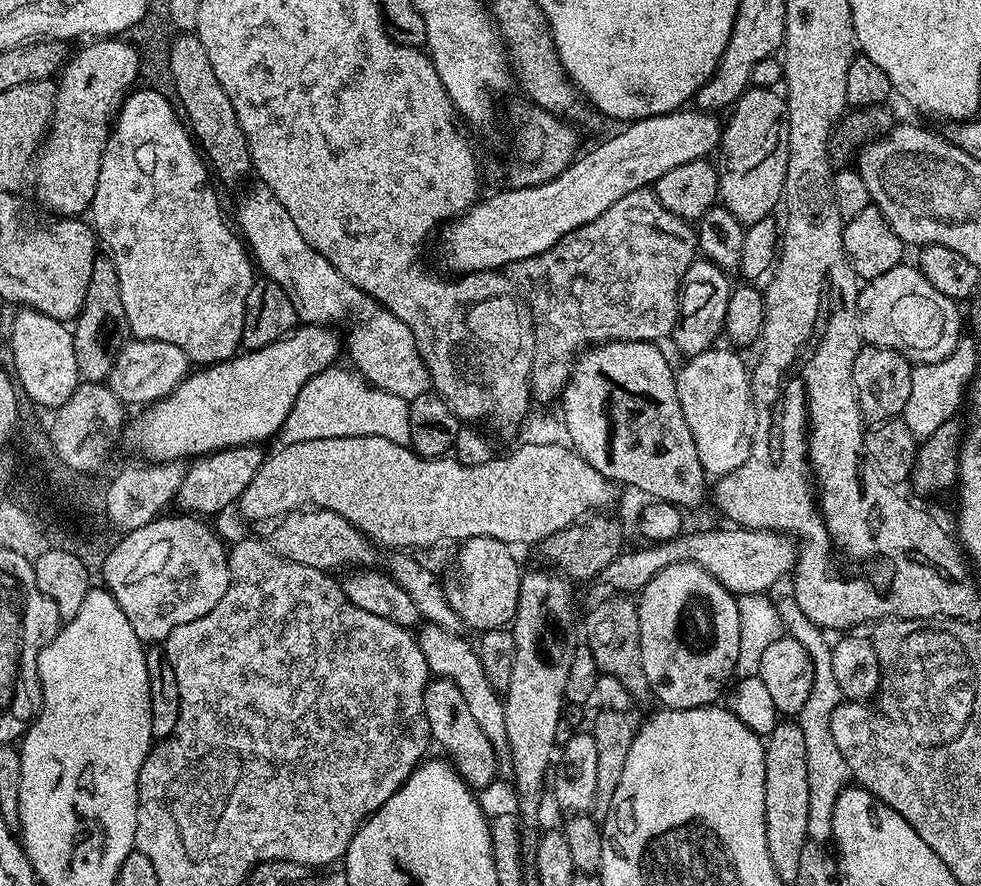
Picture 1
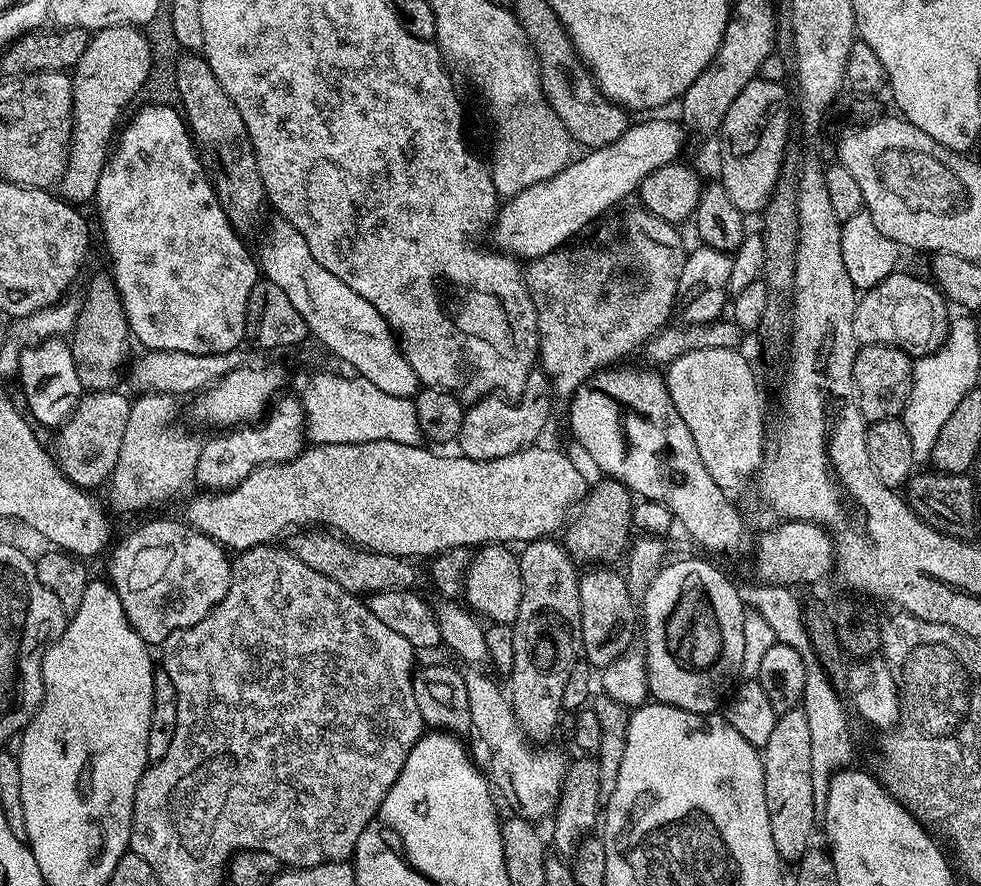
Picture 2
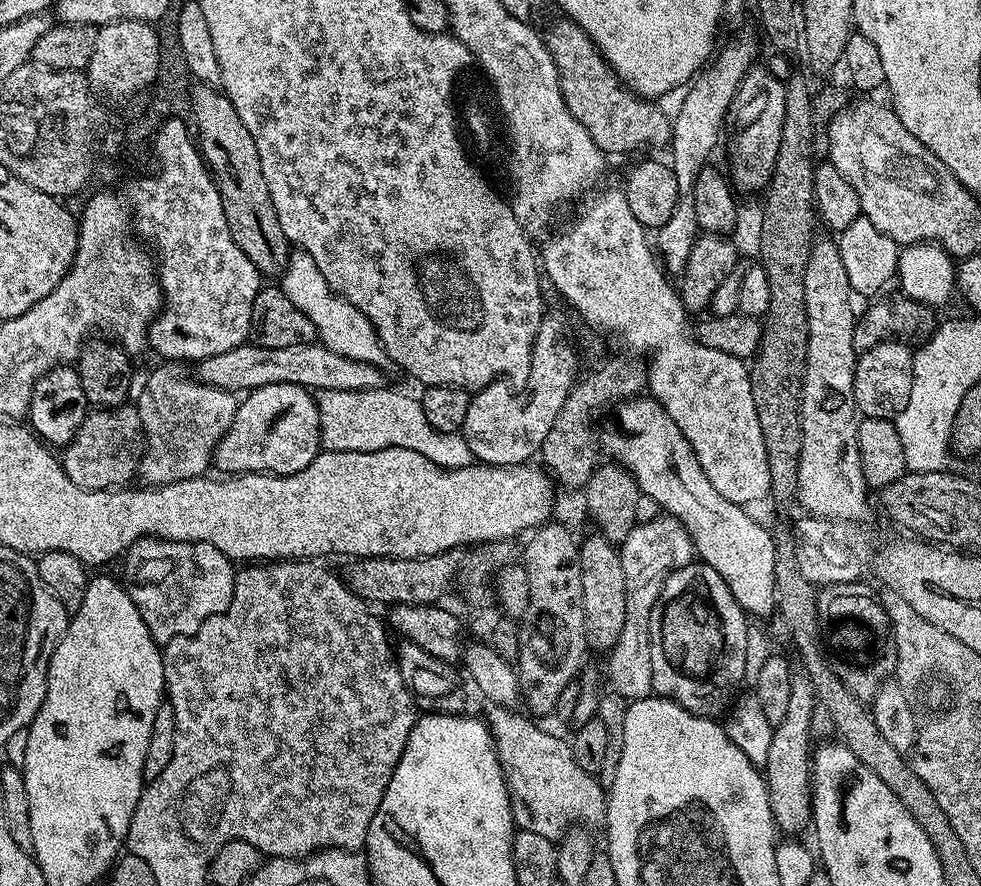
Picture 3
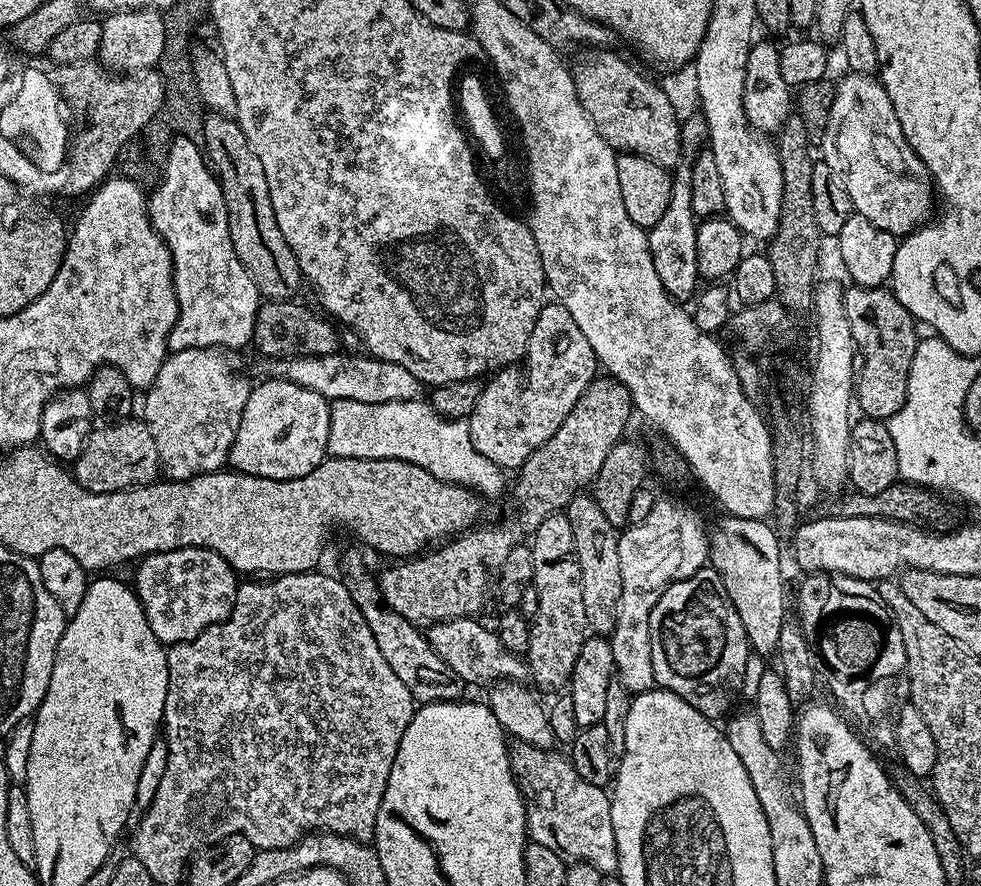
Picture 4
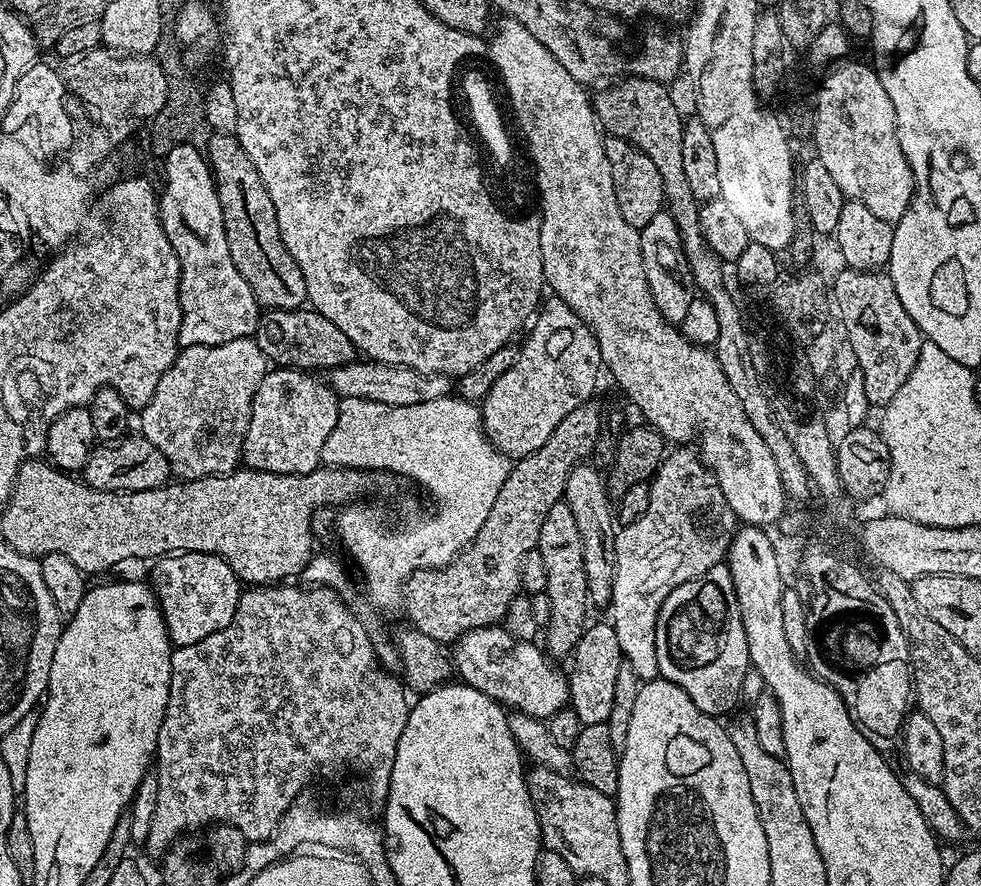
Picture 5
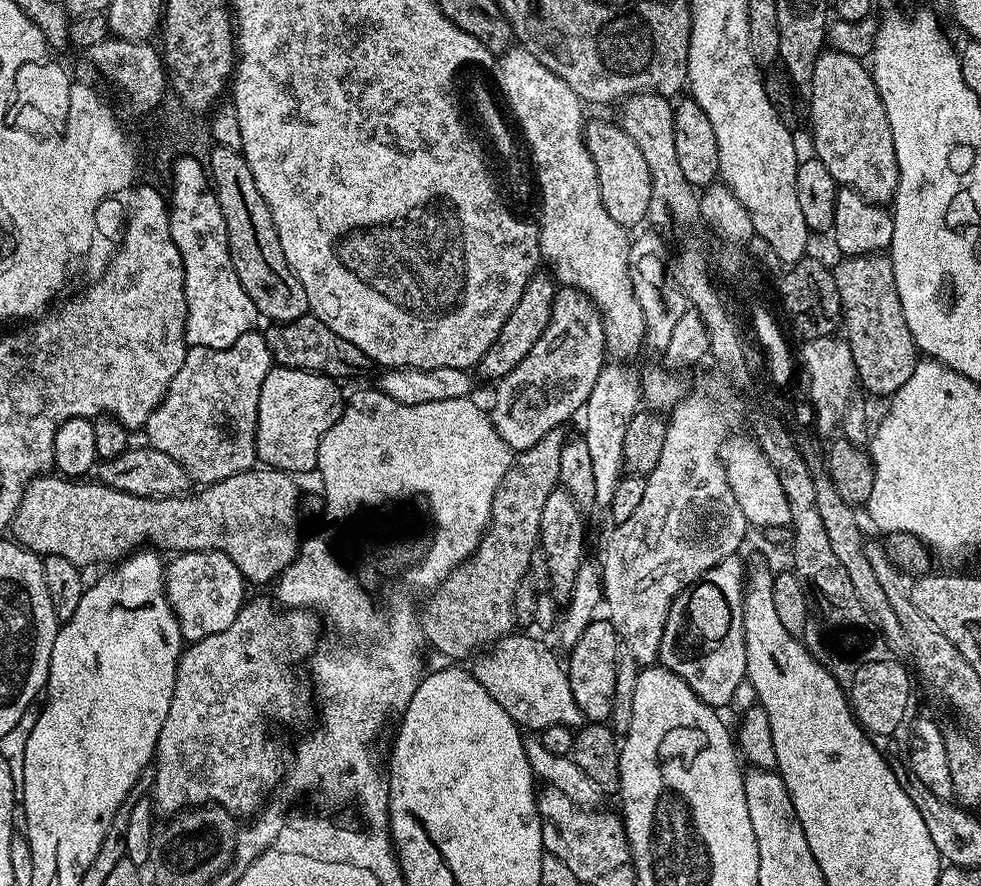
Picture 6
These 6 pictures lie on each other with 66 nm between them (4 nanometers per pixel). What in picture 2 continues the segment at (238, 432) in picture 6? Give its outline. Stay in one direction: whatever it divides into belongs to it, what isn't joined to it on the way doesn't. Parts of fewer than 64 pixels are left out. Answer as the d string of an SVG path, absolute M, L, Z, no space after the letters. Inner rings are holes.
M149 392L140 394L132 400L130 418L126 422L126 434L122 450L118 450L118 462L112 471L110 489L112 488L112 504L120 512L140 512L159 500L168 500L179 488L190 485L196 478L196 467L202 447L201 437L176 424L177 397L168 396L165 392Z

